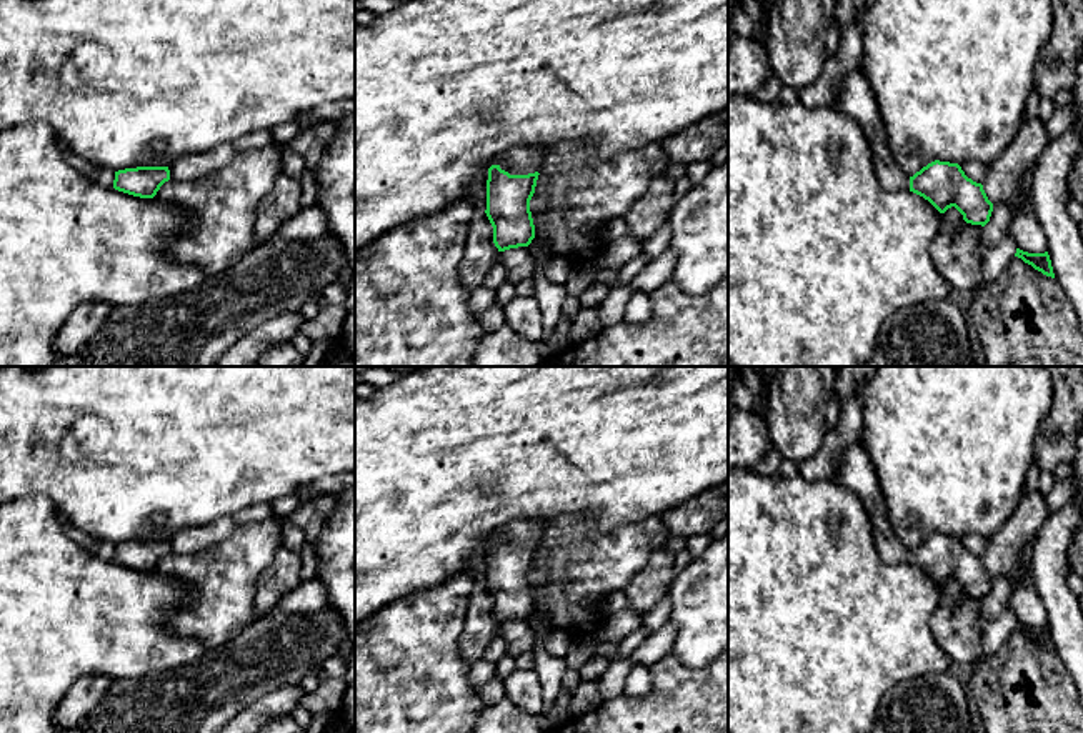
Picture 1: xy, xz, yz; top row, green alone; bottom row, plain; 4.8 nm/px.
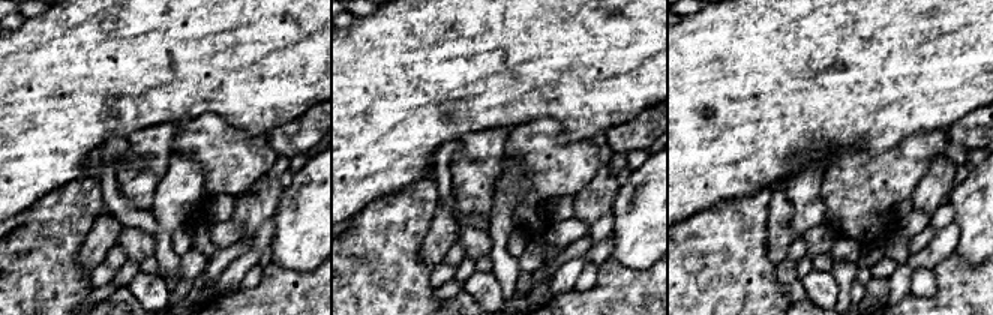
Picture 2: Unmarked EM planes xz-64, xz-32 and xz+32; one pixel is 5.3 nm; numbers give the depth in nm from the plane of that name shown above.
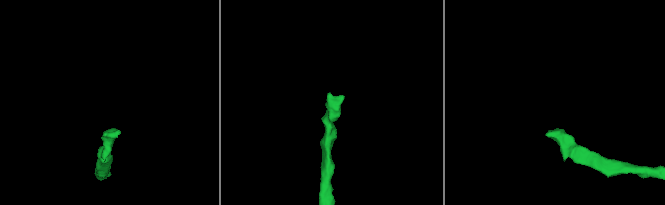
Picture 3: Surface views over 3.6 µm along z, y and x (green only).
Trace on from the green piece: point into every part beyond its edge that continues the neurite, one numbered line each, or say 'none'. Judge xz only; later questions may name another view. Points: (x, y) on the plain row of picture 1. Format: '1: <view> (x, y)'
1: xz (525, 533)

